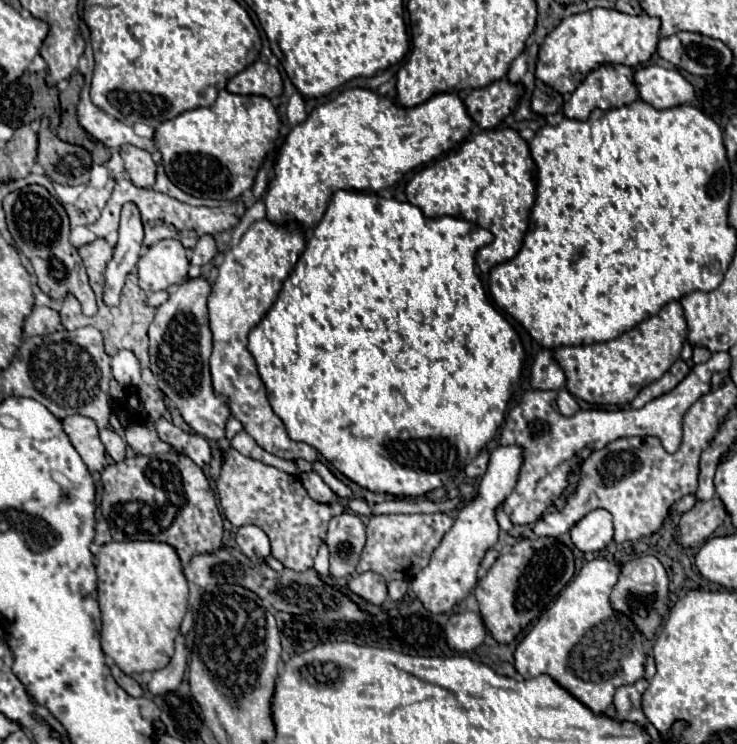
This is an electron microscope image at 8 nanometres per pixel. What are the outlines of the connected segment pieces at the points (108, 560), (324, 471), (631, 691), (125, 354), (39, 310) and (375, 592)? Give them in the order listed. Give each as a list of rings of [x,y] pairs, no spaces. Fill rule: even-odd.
[[[109,542],[97,552],[97,576],[99,576],[99,608],[101,608],[101,648],[125,674],[141,674],[161,670],[173,656],[175,636],[179,634],[181,620],[187,612],[189,586],[183,574],[181,560],[169,544],[163,542]]]
[[[319,460],[313,462],[313,470],[325,480],[325,484],[327,484],[339,498],[351,498],[351,496],[353,496],[353,494],[351,494],[351,488],[349,488],[347,484],[343,484],[343,482],[341,482],[325,464],[321,464]]]
[[[637,680],[635,684],[627,684],[615,692],[615,708],[617,708],[617,718],[619,720],[631,720],[635,724],[647,726],[647,718],[641,710],[641,696],[647,690],[647,680]]]
[[[121,350],[111,358],[111,372],[113,378],[119,382],[119,386],[125,392],[137,392],[139,388],[139,380],[141,380],[141,368],[139,368],[139,360],[135,358],[133,352],[129,350]]]
[[[35,306],[33,312],[25,320],[25,334],[31,336],[45,336],[49,332],[55,332],[61,326],[59,312],[47,308],[47,306]]]
[[[377,572],[355,574],[349,582],[349,588],[355,594],[369,600],[371,604],[383,604],[387,600],[387,584],[385,584],[383,576],[379,576]]]

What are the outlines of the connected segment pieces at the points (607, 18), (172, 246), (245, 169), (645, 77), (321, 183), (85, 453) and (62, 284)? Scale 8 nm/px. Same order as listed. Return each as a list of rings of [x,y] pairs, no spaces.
[[[593,8],[589,12],[569,16],[561,20],[561,24],[551,34],[547,34],[539,50],[535,74],[559,94],[571,94],[585,80],[585,76],[601,64],[615,62],[629,68],[645,64],[657,48],[659,28],[661,20],[649,14],[629,16],[605,8]]]
[[[159,240],[141,256],[137,274],[145,292],[169,290],[185,280],[189,272],[187,250],[179,240]]]
[[[221,90],[215,104],[207,108],[195,108],[179,114],[173,120],[163,122],[155,132],[155,144],[163,154],[163,166],[169,180],[179,186],[183,192],[197,198],[217,198],[217,200],[235,200],[245,190],[253,188],[255,176],[263,166],[269,152],[275,148],[279,136],[281,120],[275,106],[265,96],[239,96],[227,90]]]
[[[657,64],[637,68],[635,86],[639,98],[659,110],[687,104],[695,96],[693,86],[675,68],[663,68]]]
[[[349,88],[343,90],[335,100],[317,106],[309,118],[291,128],[285,138],[283,152],[275,166],[275,182],[263,198],[267,204],[267,220],[283,224],[289,220],[297,220],[305,230],[319,224],[323,212],[327,210],[333,192],[337,190],[357,190],[357,192],[377,192],[383,188],[391,188],[395,182],[403,178],[409,170],[429,164],[437,160],[445,152],[453,150],[455,144],[463,142],[475,128],[471,116],[467,116],[467,108],[459,94],[455,92],[439,92],[427,102],[403,108],[397,106],[395,100],[381,96],[375,90],[367,88]]]
[[[67,416],[63,420],[63,428],[71,438],[71,444],[81,454],[83,462],[91,472],[101,472],[107,464],[107,452],[99,440],[97,424],[87,416]]]
[[[31,184],[21,190],[9,192],[3,200],[3,210],[7,214],[9,232],[15,238],[15,248],[21,254],[25,254],[33,264],[33,270],[37,276],[37,286],[45,294],[49,294],[51,298],[57,298],[57,300],[63,300],[67,294],[75,294],[75,298],[83,306],[85,316],[97,314],[95,292],[89,286],[89,280],[87,280],[83,262],[77,254],[77,248],[69,242],[69,218],[67,218],[63,206],[59,204],[59,200],[55,200],[47,192],[47,188],[43,188],[39,184]]]

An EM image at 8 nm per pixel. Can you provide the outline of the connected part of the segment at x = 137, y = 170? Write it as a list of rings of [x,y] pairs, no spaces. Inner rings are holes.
[[[125,144],[119,152],[125,158],[127,164],[127,174],[131,182],[139,188],[151,188],[155,184],[155,174],[157,174],[157,164],[153,162],[151,154],[147,150],[141,150],[137,146]]]

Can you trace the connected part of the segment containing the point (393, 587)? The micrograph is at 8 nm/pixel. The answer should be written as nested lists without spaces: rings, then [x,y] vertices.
[[[393,580],[393,582],[389,584],[389,598],[391,598],[393,602],[401,600],[403,594],[407,592],[407,588],[409,588],[409,582],[405,582],[405,580]]]

